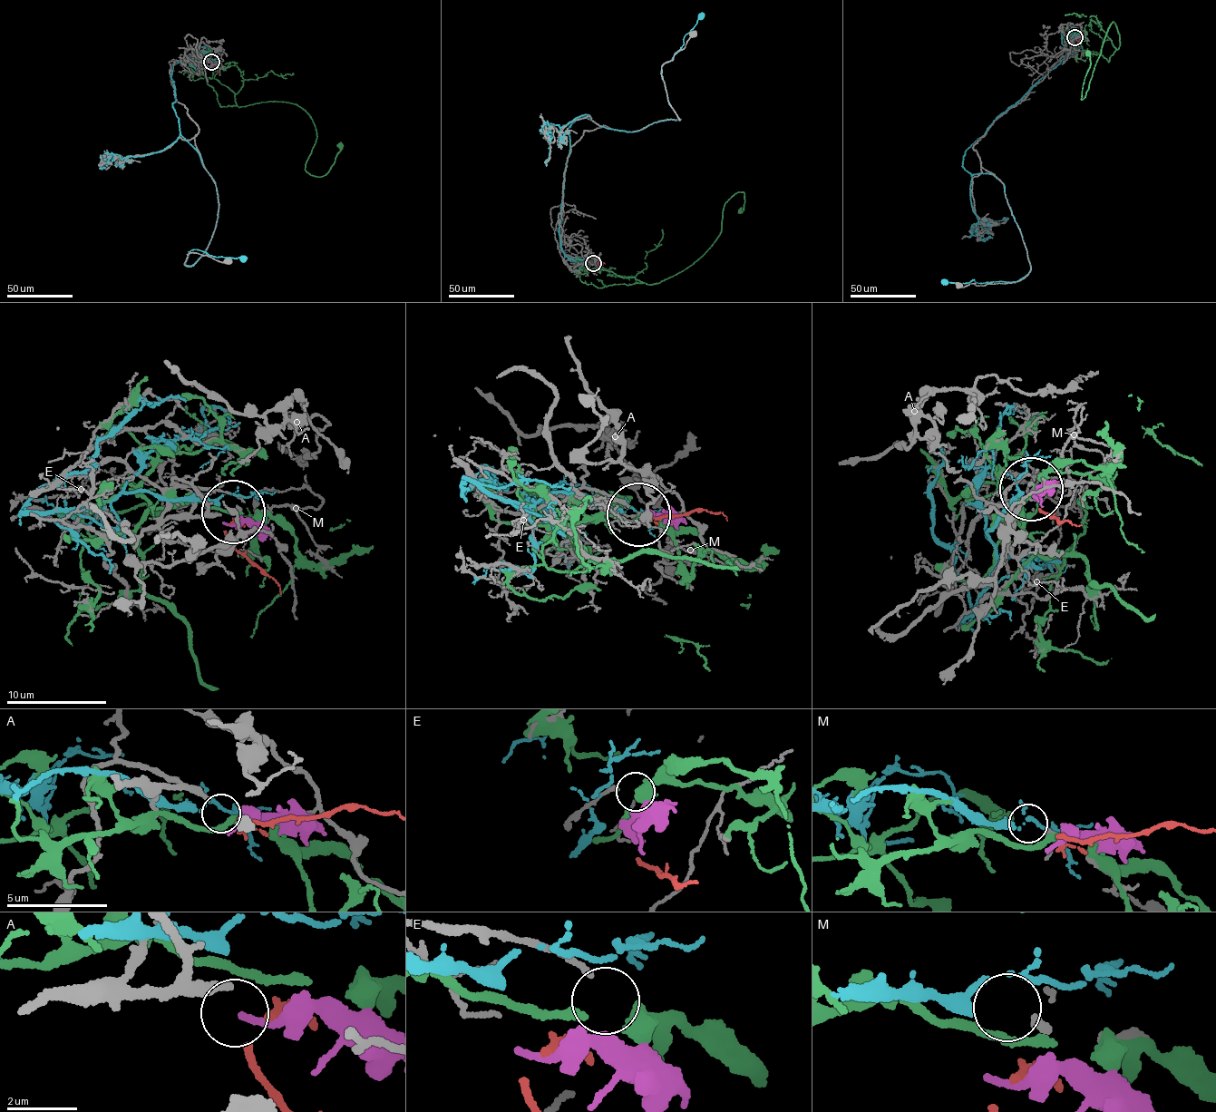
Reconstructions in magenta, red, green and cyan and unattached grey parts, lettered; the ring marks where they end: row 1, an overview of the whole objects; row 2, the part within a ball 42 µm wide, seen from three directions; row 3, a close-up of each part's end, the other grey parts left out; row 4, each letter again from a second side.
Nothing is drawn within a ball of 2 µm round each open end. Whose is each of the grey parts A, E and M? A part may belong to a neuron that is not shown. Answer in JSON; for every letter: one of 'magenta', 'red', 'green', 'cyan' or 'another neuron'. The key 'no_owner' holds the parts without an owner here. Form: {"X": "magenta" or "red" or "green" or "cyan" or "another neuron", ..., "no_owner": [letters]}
{"A": "red", "E": "another neuron", "M": "cyan", "no_owner": ["E"]}

